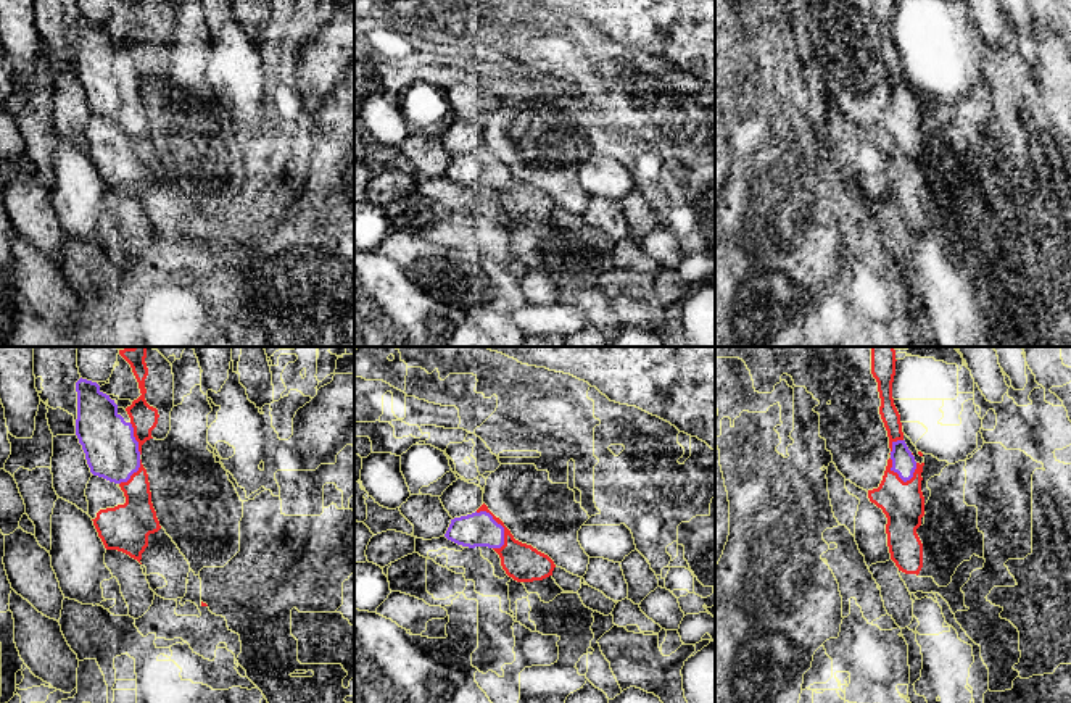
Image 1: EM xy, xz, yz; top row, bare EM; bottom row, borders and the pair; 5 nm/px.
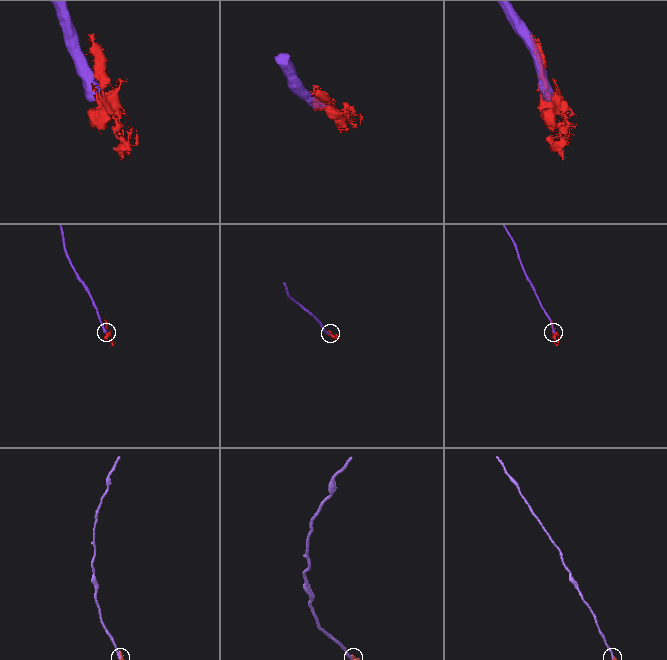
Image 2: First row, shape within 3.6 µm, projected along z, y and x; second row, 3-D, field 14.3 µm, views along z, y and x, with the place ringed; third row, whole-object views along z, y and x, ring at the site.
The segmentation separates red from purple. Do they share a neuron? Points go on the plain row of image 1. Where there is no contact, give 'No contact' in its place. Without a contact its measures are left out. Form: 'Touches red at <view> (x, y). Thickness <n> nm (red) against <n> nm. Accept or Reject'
Touches red at xz (500, 162). Thickness 190 nm (red) against 180 nm. Reject

